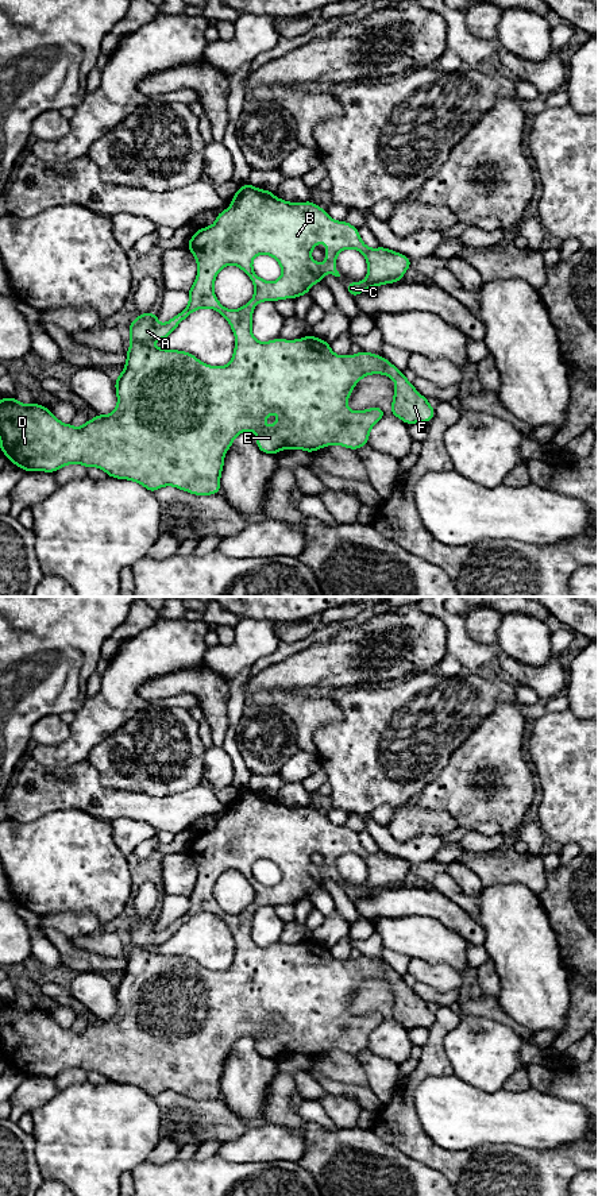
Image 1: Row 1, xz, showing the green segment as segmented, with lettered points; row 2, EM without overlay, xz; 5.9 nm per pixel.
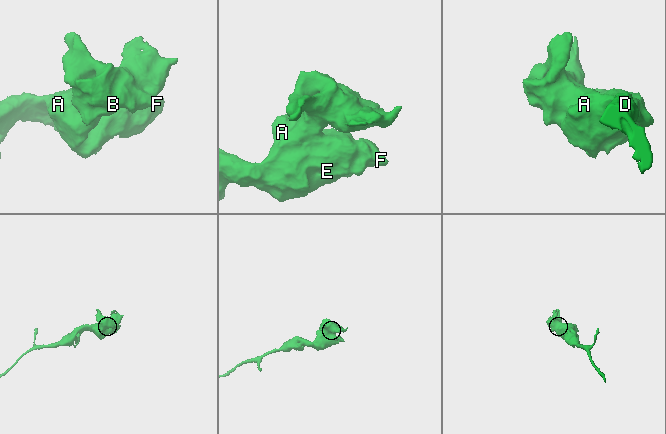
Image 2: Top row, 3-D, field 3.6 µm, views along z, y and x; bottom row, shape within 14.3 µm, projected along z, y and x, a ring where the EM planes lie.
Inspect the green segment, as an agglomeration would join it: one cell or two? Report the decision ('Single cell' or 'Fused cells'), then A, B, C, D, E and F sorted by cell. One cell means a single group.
Single cell. Groups: A B C D E F

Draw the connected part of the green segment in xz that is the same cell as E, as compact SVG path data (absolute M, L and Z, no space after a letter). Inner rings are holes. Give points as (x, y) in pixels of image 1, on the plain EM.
M250 788L240 791L231 806L229 813L216 821L215 829L197 834L186 850L194 860L198 872L196 886L188 895L188 911L165 929L157 927L158 918L138 918L138 922L128 931L131 950L127 953L124 975L115 987L117 1010L111 1019L96 1019L93 1025L88 1025L82 1031L76 1033L72 1029L62 1029L50 1014L36 1007L26 1010L13 1002L0 1004L0 1056L7 1060L11 1068L15 1068L24 1076L46 1077L55 1077L63 1070L78 1068L86 1073L99 1072L112 1083L138 1087L151 1097L162 1091L174 1091L194 1100L217 1099L220 1097L224 1060L232 1050L234 1043L244 1035L254 1035L256 1038L256 1052L262 1057L273 1060L286 1053L301 1053L306 1057L313 1057L332 1049L351 1054L358 1054L367 1049L370 1034L383 1022L385 1015L374 1011L354 1016L347 1012L347 1006L354 991L370 979L383 979L396 985L390 1015L396 1022L408 1030L431 1026L435 1021L435 1012L414 994L404 977L386 962L366 956L340 961L332 957L329 948L313 940L297 945L278 942L262 948L254 942L251 935L252 915L258 907L297 903L308 899L309 892L321 887L325 877L340 881L335 873L336 861L346 853L358 854L367 865L367 883L362 887L347 888L347 895L354 903L373 891L401 886L412 865L385 852L369 853L362 846L356 832L346 825L336 826L331 823L327 815L312 806L288 807L277 803L270 795L258 794ZM321 846L327 849L324 869L315 867L310 861L310 856ZM259 859L267 859L279 868L282 879L278 886L269 887L254 877L252 864ZM228 869L240 872L255 891L251 906L236 915L224 913L213 898L216 880ZM201 913L211 913L219 917L228 925L234 935L235 956L231 967L224 972L207 971L185 956L162 954L150 949L155 945L167 944L181 926ZM273 1016L278 1018L275 1029L265 1031L263 1026Z

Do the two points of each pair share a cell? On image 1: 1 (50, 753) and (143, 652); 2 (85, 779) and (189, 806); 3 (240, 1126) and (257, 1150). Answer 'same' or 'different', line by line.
1: same
2: same
3: different

